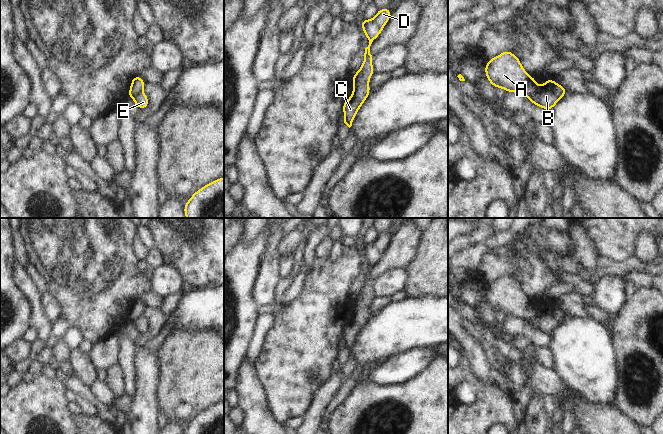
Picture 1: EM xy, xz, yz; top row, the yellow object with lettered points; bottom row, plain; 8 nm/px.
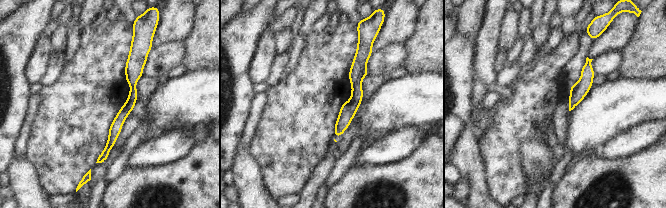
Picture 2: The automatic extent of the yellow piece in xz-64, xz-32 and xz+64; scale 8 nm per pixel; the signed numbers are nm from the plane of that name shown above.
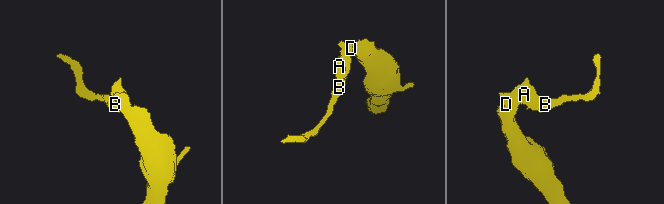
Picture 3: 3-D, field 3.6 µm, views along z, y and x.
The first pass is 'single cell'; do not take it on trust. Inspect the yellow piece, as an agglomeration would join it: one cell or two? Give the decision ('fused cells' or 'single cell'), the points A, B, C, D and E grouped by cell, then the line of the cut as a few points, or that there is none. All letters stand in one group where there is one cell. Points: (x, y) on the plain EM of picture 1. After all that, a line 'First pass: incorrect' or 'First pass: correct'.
fused cells; A D / B C E; cut in yz along (538, 311), (535, 316), (527, 321)
First pass: incorrect

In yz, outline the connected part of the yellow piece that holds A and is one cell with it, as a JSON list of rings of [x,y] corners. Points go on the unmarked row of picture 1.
[[[509,274],[489,283],[484,292],[486,302],[496,312],[527,321],[538,314],[535,302],[525,295],[520,283]]]

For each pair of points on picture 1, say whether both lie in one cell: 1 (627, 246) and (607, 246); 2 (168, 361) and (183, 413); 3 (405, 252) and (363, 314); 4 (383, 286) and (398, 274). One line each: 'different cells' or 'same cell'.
1: same cell
2: same cell
3: same cell
4: same cell

